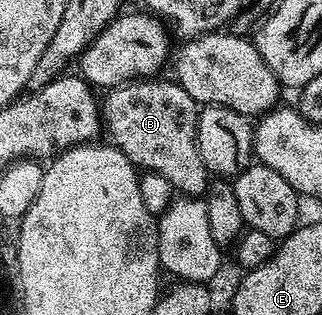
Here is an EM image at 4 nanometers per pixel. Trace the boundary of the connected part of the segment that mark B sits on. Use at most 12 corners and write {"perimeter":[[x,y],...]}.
{"perimeter":[[175,80],[107,90],[102,125],[137,170],[200,197],[201,106]]}

